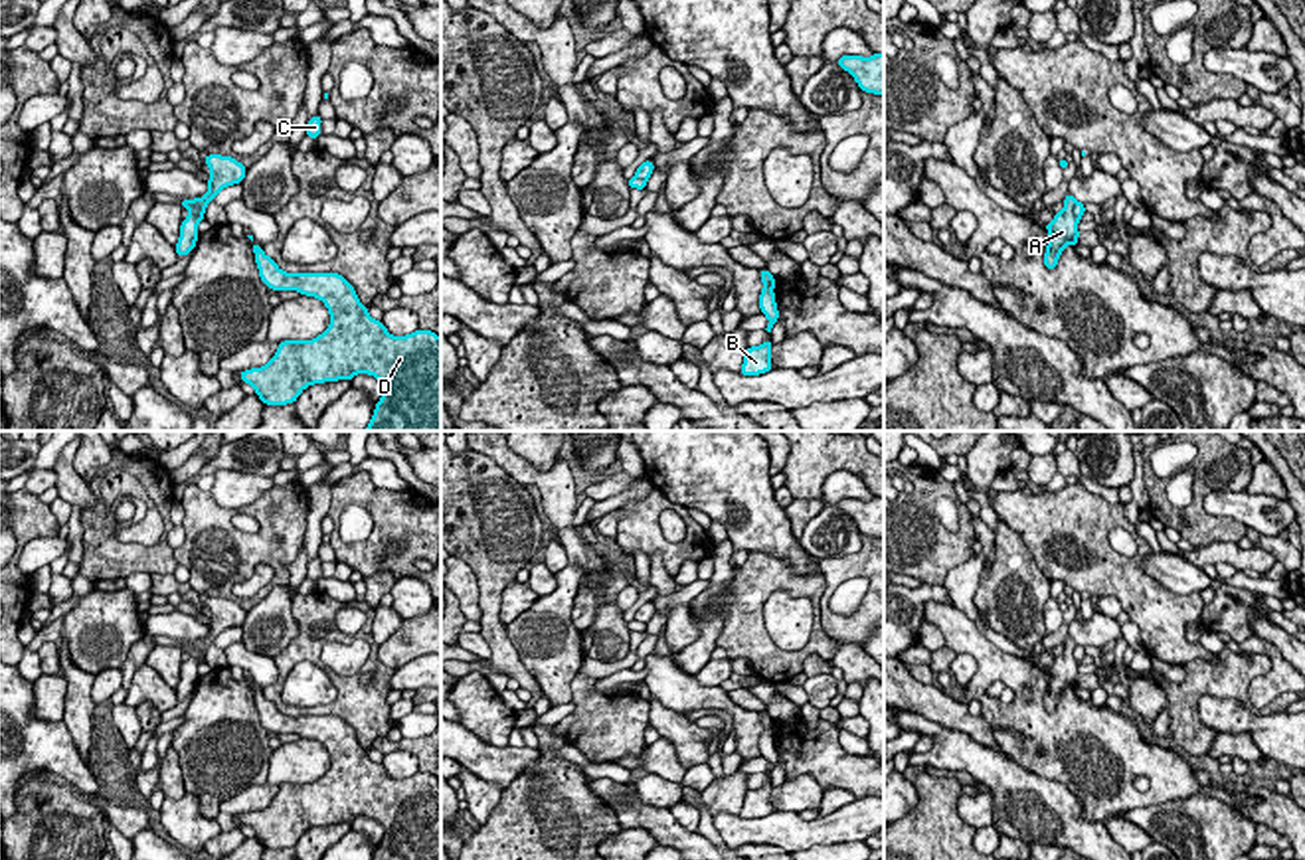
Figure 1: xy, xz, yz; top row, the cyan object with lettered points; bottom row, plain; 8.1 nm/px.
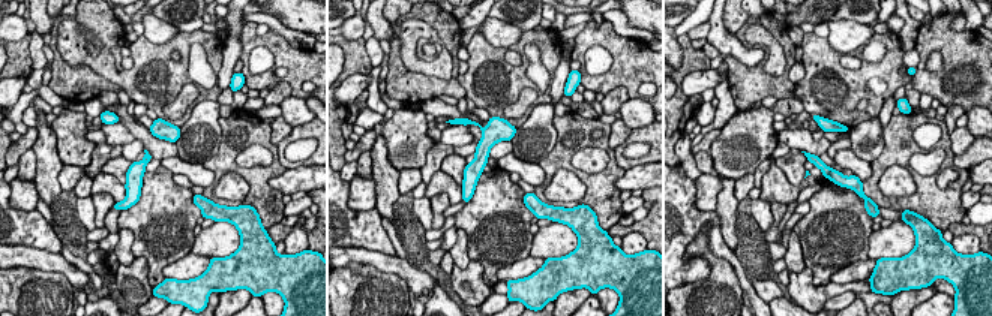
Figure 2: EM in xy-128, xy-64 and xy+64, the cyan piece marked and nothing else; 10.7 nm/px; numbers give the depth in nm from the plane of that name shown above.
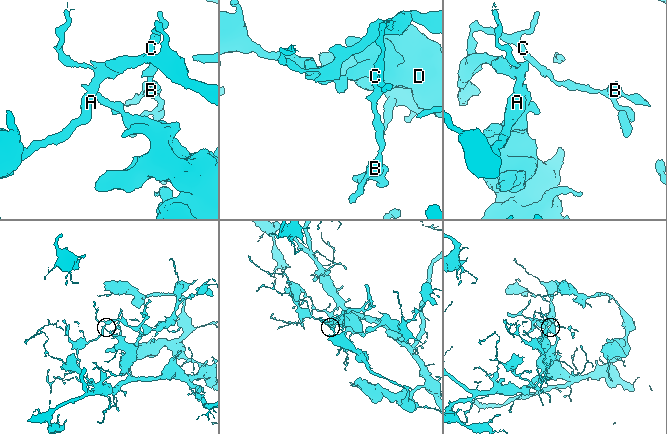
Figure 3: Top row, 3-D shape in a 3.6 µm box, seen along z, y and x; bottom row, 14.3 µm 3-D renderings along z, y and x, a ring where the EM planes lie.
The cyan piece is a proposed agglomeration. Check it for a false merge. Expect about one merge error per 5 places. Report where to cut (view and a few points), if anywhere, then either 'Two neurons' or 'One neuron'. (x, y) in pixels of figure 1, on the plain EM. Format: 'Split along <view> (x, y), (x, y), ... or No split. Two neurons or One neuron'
Split along xy (190, 643), (196, 657). Two neurons

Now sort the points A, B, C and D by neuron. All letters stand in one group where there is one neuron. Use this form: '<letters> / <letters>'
A B C / D

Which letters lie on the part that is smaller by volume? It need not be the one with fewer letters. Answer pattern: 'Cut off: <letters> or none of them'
Cut off: A, B, C

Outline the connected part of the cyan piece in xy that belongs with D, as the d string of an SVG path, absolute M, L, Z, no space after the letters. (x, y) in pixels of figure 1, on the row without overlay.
M251 686L267 731L320 741L330 769L314 783L283 783L263 811L239 815L265 848L295 846L312 826L350 822L364 815L384 826L372 860L441 860L441 781L417 771L392 779L338 716L285 716Z

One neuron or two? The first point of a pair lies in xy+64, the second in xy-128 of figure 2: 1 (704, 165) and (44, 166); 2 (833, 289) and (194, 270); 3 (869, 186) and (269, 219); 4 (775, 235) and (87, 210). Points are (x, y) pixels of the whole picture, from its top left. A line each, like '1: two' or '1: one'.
1: two
2: two
3: one
4: two

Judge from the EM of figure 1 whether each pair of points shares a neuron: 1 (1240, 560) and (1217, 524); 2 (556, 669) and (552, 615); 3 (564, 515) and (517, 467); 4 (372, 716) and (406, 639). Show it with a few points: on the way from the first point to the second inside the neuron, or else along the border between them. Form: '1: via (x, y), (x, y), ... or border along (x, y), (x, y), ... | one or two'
1: border along (1236, 542), (1209, 542), (1197, 548) | two
2: via (552, 655), (552, 629) | one
3: via (560, 501), (530, 475) | one
4: border along (378, 645), (378, 657), (394, 669) | two

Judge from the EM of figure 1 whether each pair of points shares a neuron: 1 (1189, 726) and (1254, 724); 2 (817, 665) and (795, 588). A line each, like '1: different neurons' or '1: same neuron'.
1: different neurons
2: different neurons

